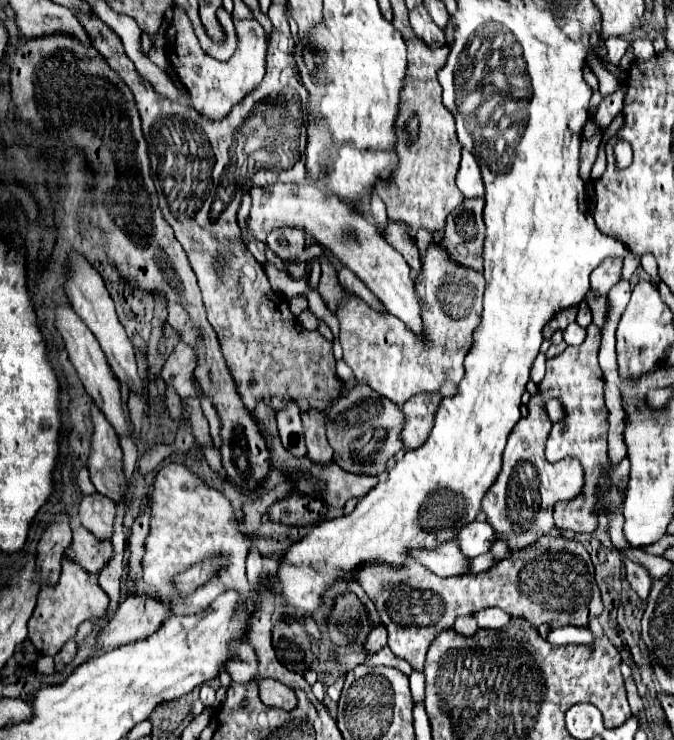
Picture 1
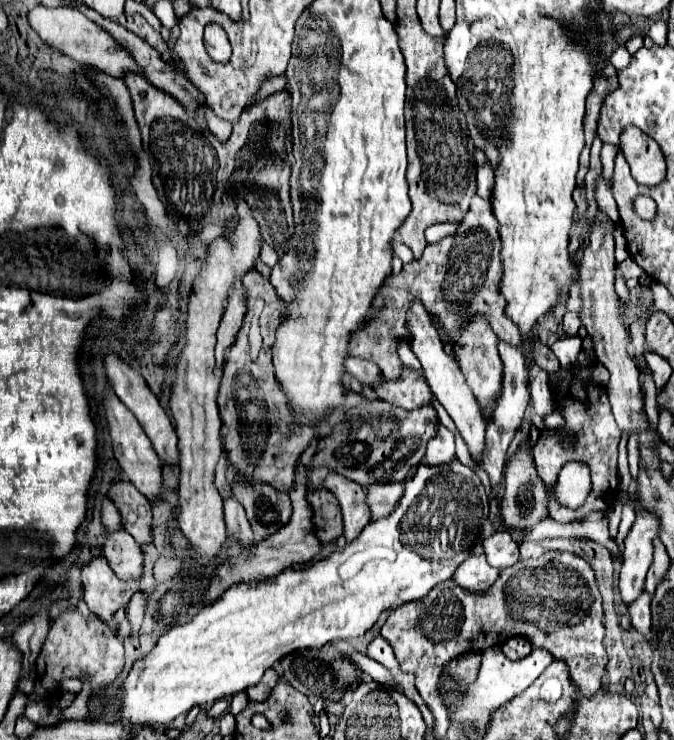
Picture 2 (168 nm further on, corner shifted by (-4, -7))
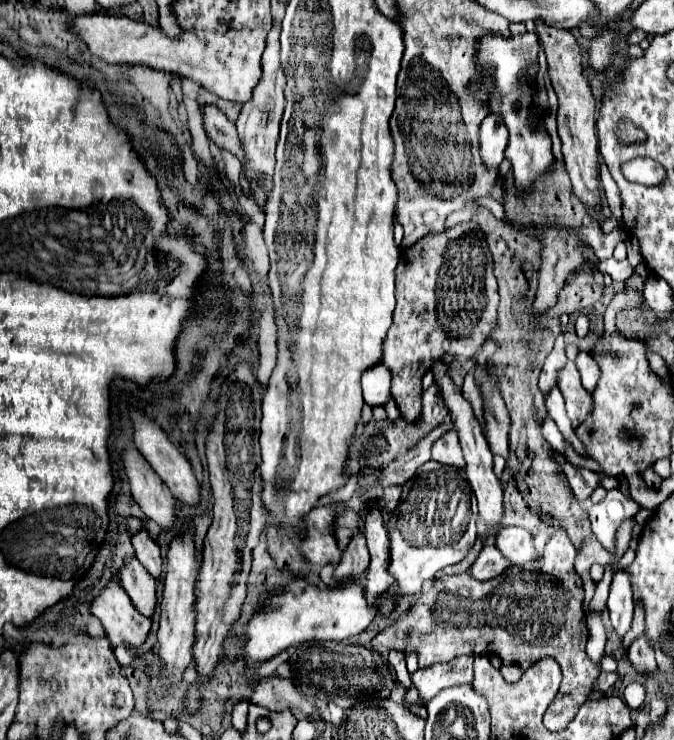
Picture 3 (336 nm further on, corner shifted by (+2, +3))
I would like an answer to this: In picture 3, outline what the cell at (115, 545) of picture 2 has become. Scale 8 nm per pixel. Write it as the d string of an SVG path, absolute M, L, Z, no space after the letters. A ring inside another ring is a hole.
M132 558L130 566L122 568L120 586L128 592L132 604L136 610L148 618L154 616L156 610L156 582L152 576L144 570L144 566L138 562L138 558Z

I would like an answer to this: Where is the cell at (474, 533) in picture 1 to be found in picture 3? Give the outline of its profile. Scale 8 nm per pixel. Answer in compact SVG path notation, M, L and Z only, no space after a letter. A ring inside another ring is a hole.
M506 526L496 536L496 548L516 566L524 566L540 558L540 552L534 546L534 536L516 526Z

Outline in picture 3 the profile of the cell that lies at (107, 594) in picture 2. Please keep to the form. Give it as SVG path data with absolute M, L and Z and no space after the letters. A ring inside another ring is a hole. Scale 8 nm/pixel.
M112 580L104 590L102 594L94 600L92 604L92 614L102 622L104 630L106 630L106 636L108 640L112 642L112 646L118 646L118 644L124 644L128 648L140 648L144 642L146 642L146 636L150 632L150 618L142 616L136 612L134 604L130 602L128 594L124 592L124 588Z

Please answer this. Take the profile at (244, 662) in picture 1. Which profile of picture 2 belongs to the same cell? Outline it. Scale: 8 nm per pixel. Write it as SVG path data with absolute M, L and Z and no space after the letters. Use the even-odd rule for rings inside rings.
M268 668L266 672L264 672L264 676L262 676L262 680L256 684L256 686L252 686L252 688L248 688L246 690L246 694L248 694L248 698L250 700L266 700L268 698L268 694L270 694L270 690L274 688L274 684L276 684L276 670L274 668Z

